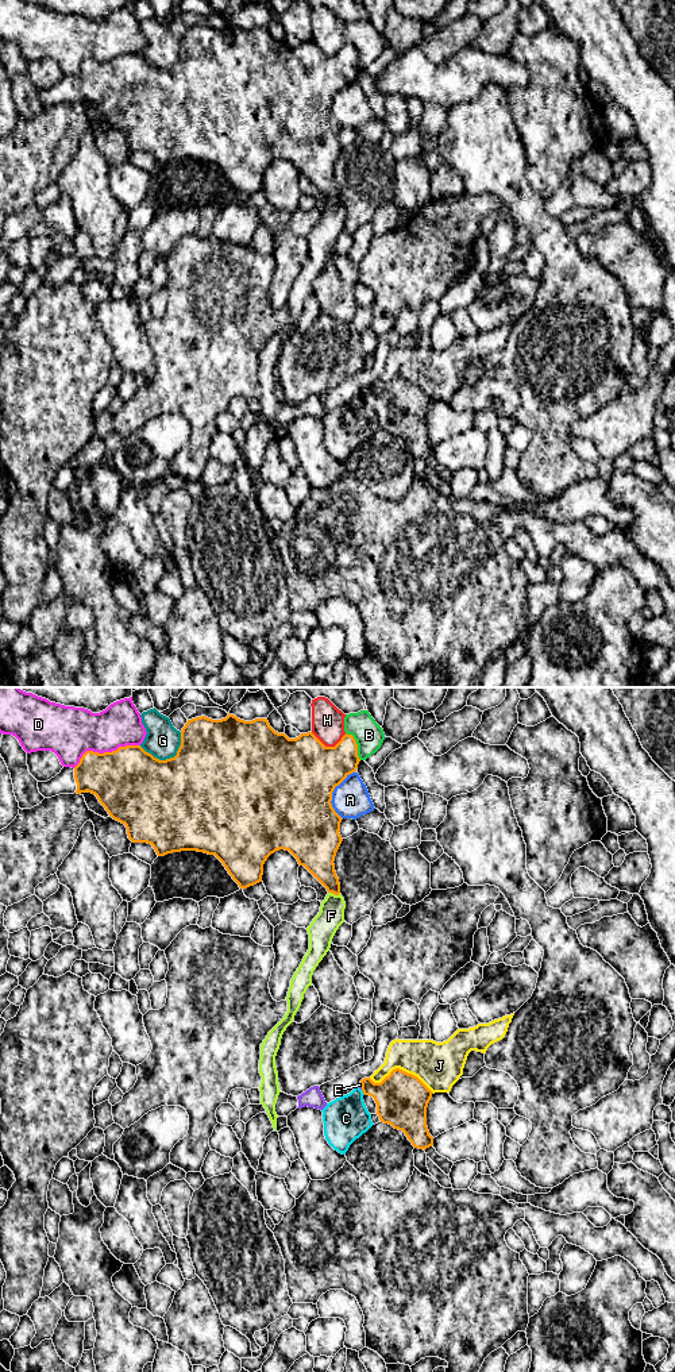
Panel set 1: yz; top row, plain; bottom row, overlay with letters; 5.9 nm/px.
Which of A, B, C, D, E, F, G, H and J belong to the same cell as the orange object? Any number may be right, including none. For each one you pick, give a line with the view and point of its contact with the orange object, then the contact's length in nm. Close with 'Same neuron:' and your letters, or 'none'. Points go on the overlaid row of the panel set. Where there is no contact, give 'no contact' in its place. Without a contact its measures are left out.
Same neuron: none

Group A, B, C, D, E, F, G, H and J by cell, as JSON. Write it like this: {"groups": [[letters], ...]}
{"groups": [["A"], ["B"], ["C"], ["D"], ["E", "J"], ["F"], ["G"], ["H"]]}

